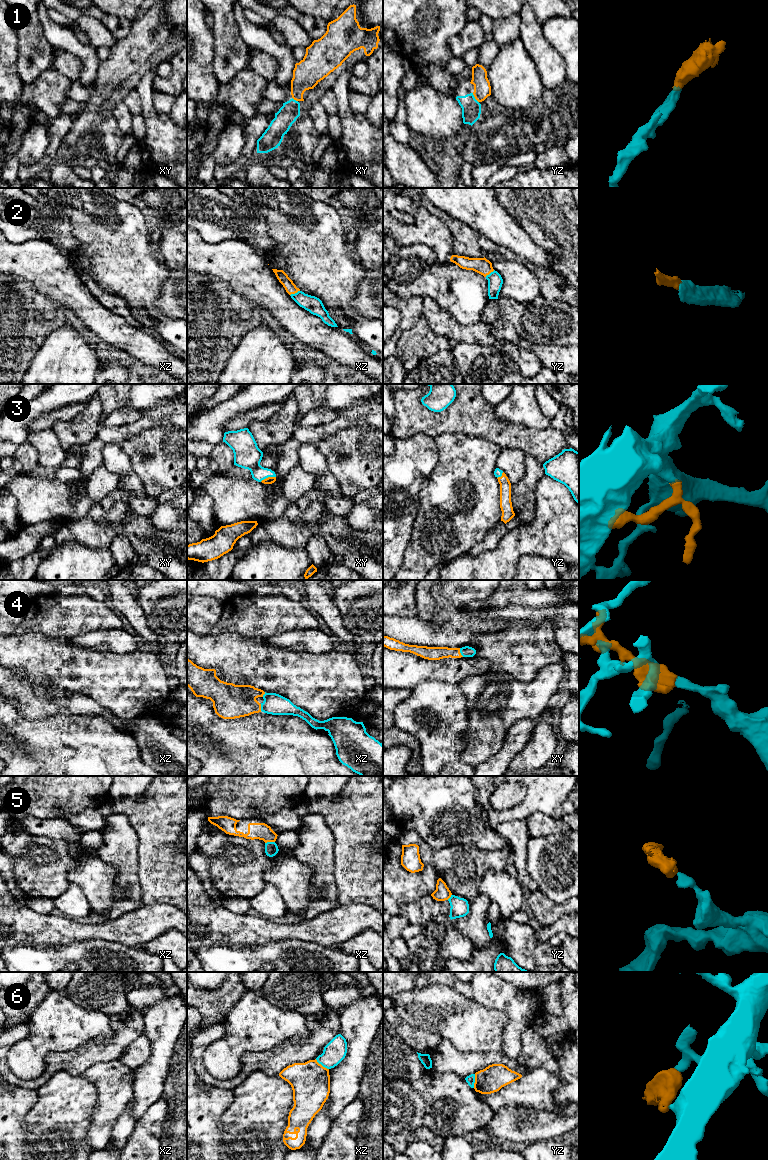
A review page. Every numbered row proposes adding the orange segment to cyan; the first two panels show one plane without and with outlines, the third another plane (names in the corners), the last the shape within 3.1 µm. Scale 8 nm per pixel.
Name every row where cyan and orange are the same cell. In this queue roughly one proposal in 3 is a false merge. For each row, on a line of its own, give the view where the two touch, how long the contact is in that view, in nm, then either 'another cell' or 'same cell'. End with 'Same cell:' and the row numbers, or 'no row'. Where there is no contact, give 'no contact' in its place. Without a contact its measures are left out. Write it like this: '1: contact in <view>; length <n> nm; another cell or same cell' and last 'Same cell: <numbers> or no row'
1: contact in yz; length 90 nm; same cell
2: contact in xz; length 90 nm; same cell
3: contact in xy; length 130 nm; same cell
4: contact in xy; length 80 nm; same cell
5: contact in xz; length 80 nm; another cell
6: contact in xz; length 140 nm; another cell
Same cell: 1, 2, 3, 4

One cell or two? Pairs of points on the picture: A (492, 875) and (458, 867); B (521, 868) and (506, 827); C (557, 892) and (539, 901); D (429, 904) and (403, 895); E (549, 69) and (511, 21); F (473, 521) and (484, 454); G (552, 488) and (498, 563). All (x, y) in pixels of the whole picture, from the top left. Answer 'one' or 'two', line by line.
A: two
B: one
C: two
D: two
E: two
F: one
G: one

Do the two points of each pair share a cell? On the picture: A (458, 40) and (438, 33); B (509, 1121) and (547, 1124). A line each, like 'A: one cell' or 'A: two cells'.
A: two cells
B: one cell

